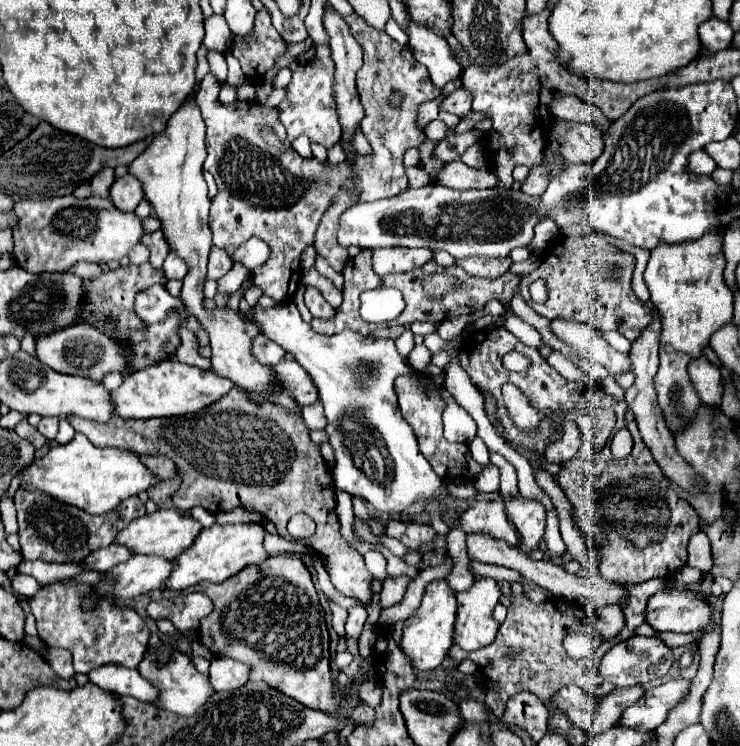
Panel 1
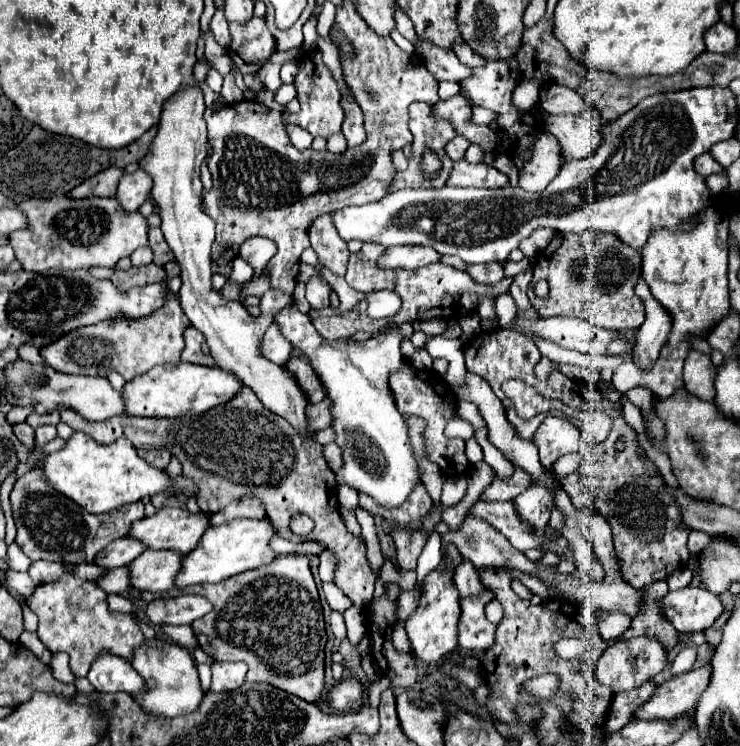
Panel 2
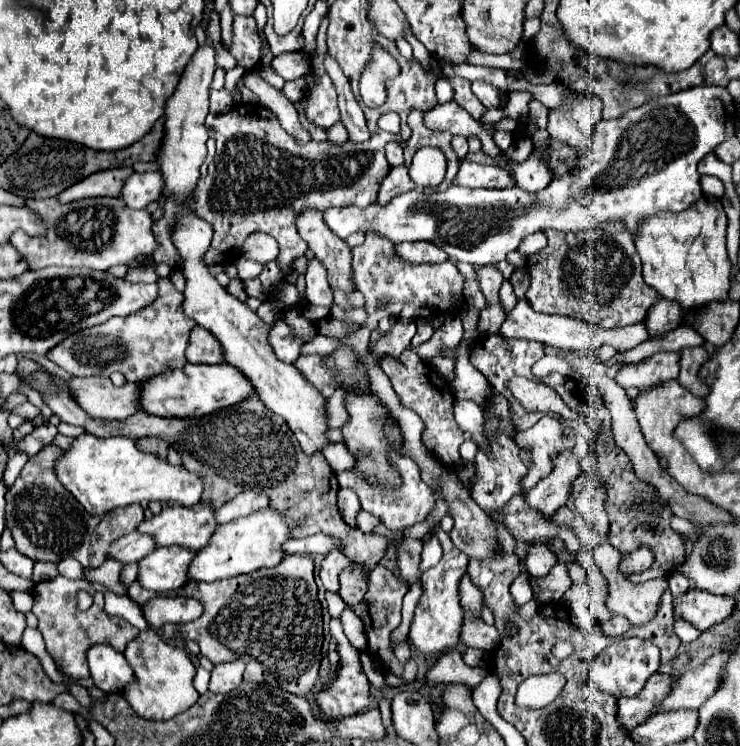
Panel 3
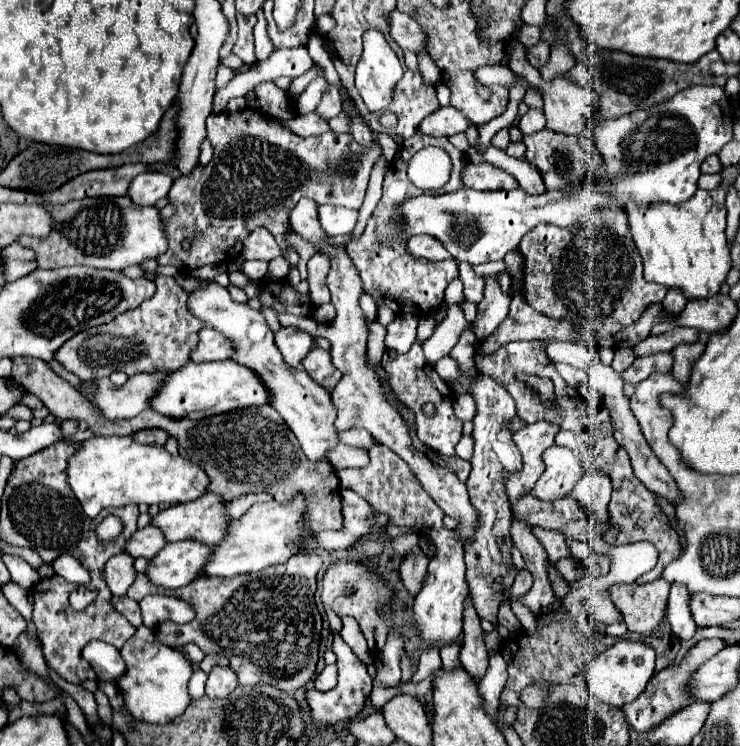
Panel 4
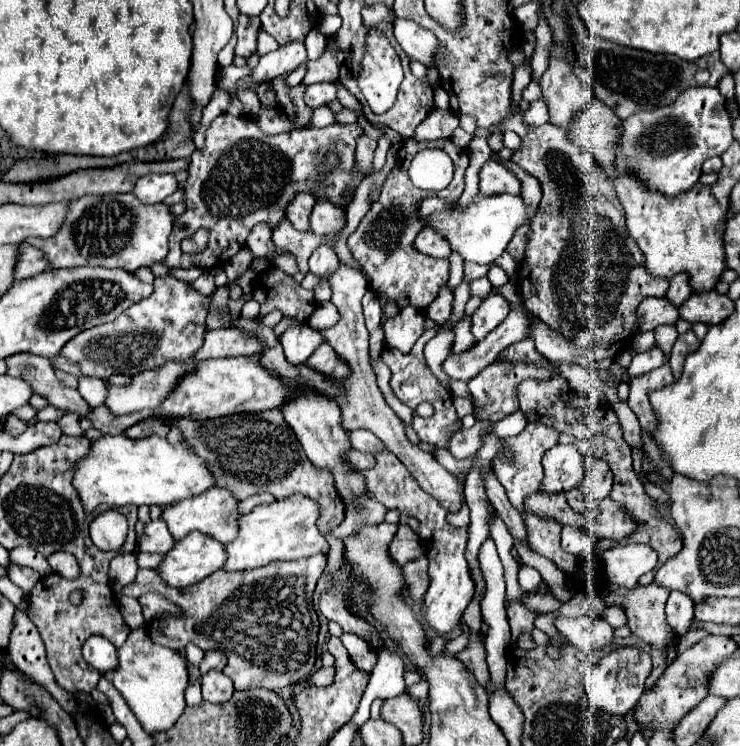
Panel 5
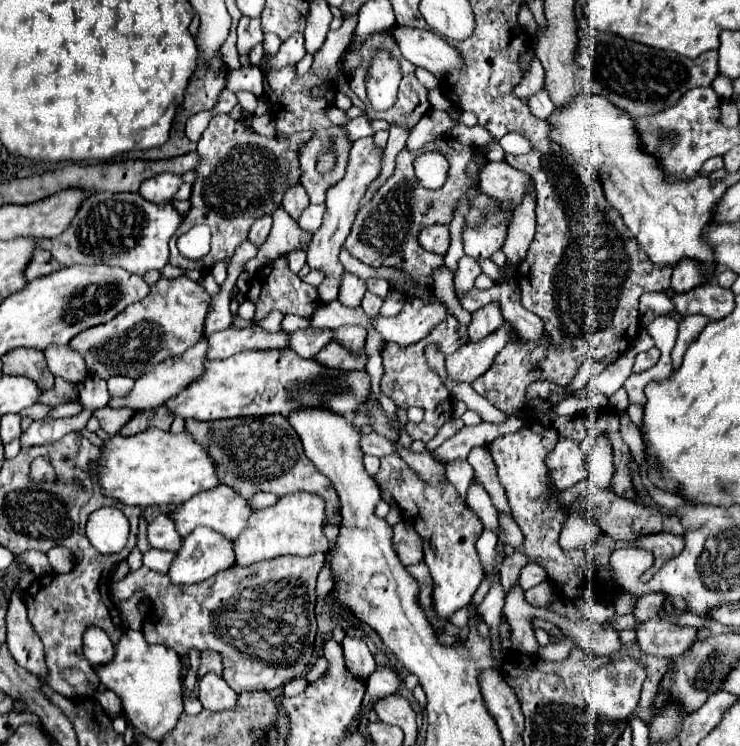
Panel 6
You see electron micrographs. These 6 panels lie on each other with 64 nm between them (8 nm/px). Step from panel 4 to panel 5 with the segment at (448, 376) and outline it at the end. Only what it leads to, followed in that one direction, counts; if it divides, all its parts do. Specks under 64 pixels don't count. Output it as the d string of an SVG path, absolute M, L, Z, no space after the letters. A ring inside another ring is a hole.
M520 306L512 308L498 328L494 328L484 340L476 342L470 350L450 354L442 368L450 378L458 378L464 382L472 380L486 366L490 366L504 348L528 338L528 324L530 320L526 316L526 310Z

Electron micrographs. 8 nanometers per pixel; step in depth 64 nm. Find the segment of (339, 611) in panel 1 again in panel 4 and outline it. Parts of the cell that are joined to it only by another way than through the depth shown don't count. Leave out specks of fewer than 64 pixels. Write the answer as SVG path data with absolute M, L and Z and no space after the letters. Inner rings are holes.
M334 634L332 640L332 652L338 658L338 684L328 690L328 692L318 692L318 690L308 690L306 692L306 702L310 706L310 716L314 724L320 726L334 726L338 722L346 722L350 718L356 718L360 710L364 708L364 700L372 690L372 676L368 674L366 666L356 658L356 654L350 650L350 646L340 638L340 634Z

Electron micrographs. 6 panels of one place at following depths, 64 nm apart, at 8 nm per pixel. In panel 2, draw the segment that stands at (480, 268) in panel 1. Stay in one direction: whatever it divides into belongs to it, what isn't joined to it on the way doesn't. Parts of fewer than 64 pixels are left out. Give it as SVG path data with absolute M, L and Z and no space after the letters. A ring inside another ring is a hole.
M470 264L468 274L472 276L474 282L478 284L498 284L504 278L502 264Z

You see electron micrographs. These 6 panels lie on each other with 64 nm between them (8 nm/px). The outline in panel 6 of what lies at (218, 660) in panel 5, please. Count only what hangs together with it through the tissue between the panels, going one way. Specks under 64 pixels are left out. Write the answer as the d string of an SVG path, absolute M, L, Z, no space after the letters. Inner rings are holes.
M204 650L200 654L200 668L198 668L198 676L202 678L208 672L216 672L222 674L222 664L220 664L220 656L216 656L216 652L208 652Z

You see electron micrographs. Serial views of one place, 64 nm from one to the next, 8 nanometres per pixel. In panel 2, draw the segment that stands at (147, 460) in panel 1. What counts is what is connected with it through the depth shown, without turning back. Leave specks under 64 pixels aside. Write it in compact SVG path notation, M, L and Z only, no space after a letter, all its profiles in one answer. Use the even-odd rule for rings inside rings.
M166 448L140 450L140 456L144 456L150 464L156 464L156 468L166 468L168 462L170 462L170 452Z

